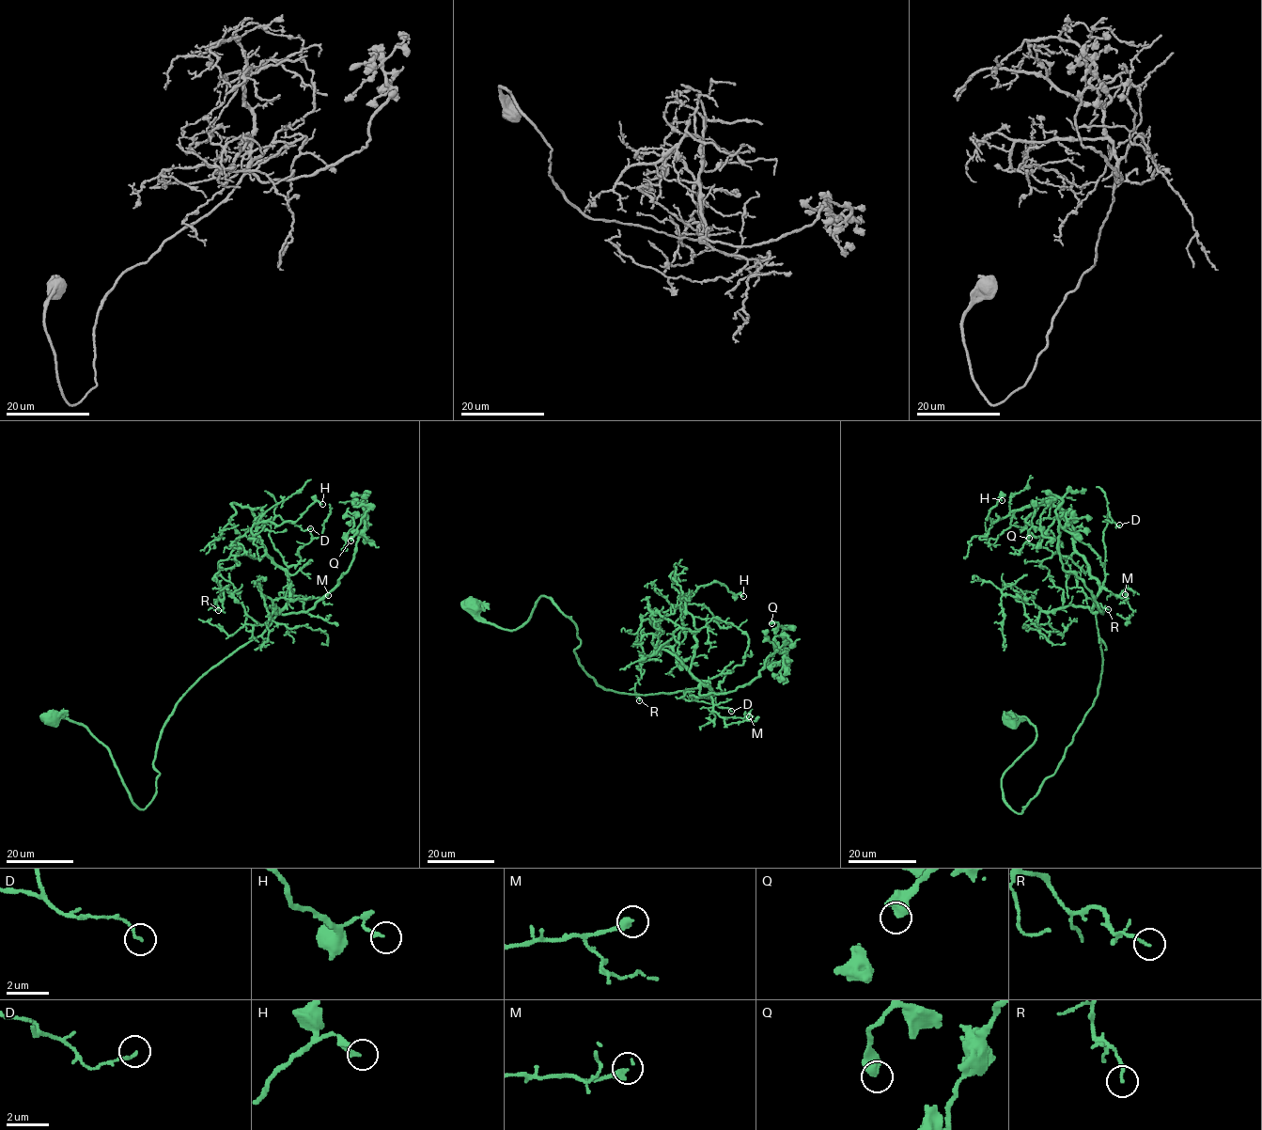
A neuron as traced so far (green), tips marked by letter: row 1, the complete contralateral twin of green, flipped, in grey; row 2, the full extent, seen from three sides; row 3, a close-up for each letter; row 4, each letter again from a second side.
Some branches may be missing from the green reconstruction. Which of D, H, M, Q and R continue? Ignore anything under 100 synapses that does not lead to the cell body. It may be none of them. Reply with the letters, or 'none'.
none

